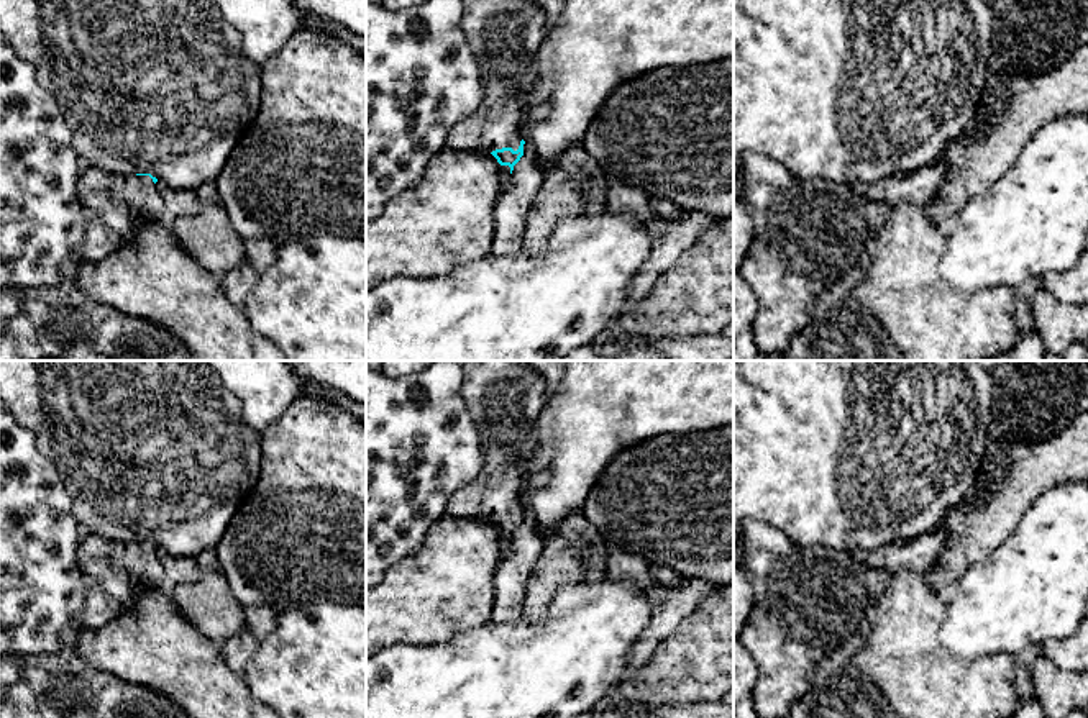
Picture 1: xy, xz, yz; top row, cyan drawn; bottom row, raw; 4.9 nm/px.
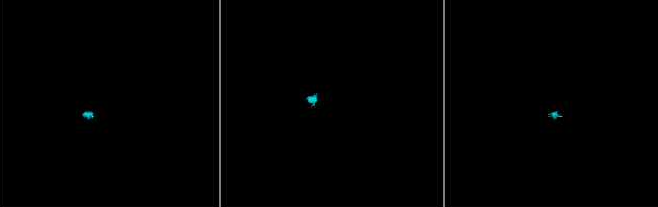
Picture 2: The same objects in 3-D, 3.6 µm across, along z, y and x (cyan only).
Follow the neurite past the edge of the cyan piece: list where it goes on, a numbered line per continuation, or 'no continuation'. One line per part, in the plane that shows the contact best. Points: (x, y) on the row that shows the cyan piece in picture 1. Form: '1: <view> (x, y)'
1: xz (504, 35)
2: xz (506, 174)

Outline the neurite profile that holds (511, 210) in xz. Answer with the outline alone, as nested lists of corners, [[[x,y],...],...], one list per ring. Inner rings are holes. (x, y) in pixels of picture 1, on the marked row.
[[[530,143],[523,144],[523,156],[514,166],[510,189],[501,193],[494,208],[494,243],[491,254],[515,256],[525,239],[525,218],[530,205],[545,180],[545,169]]]

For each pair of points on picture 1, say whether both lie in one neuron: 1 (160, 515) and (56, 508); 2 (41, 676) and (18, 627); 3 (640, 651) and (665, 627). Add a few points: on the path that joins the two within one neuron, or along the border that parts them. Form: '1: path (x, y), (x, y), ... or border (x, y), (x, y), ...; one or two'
1: border (59, 474), (74, 502), (73, 517), (84, 533); two
2: border (64, 646), (54, 653), (18, 656); two
3: path (647, 645), (658, 633); one

